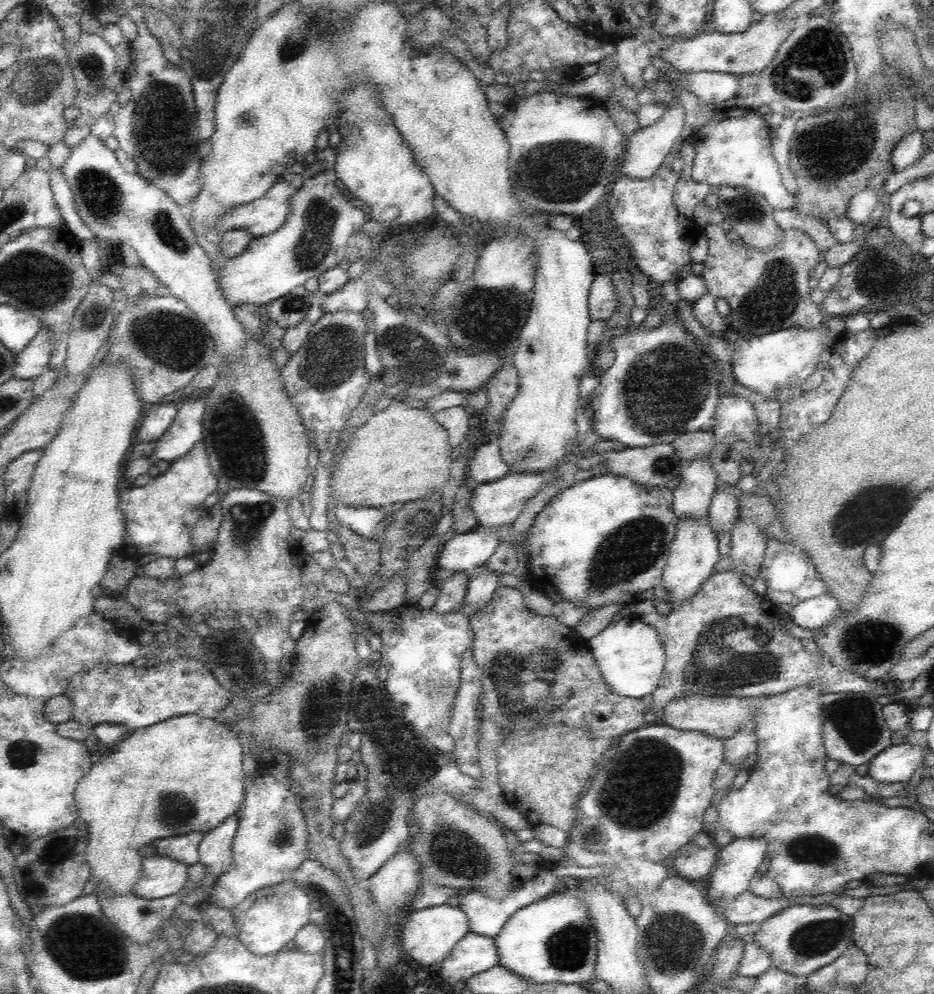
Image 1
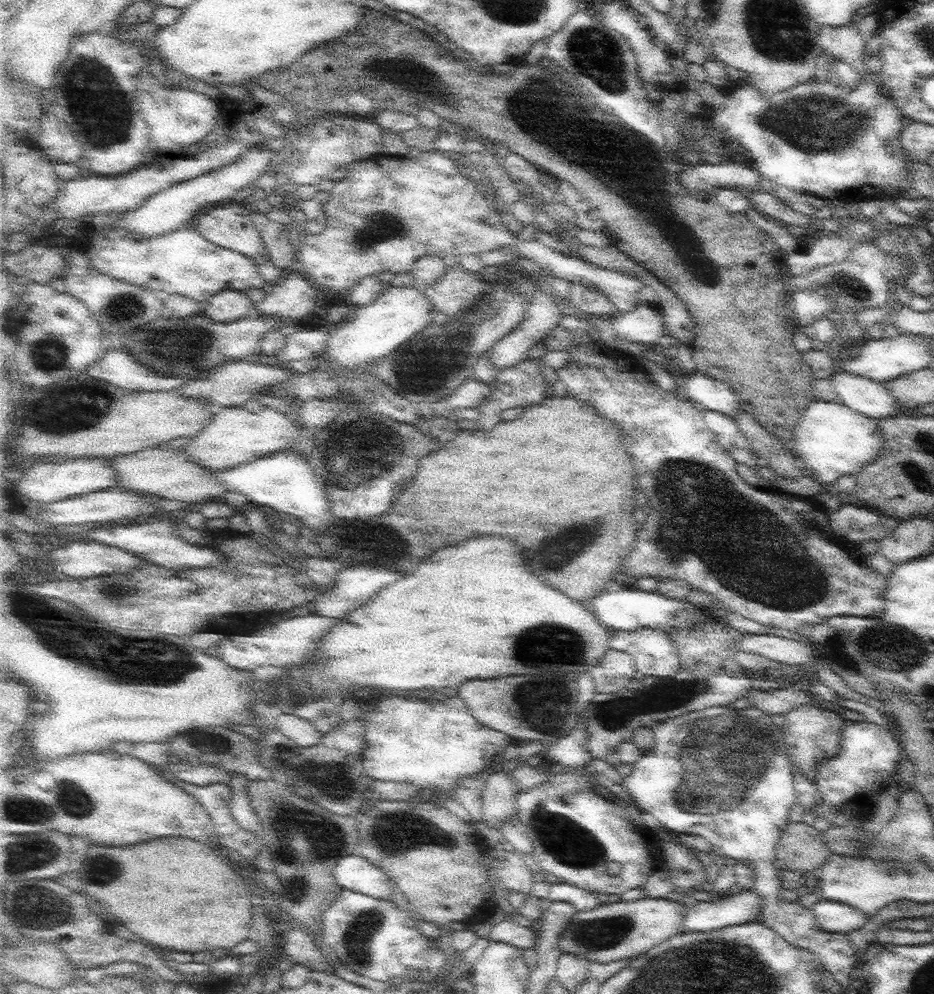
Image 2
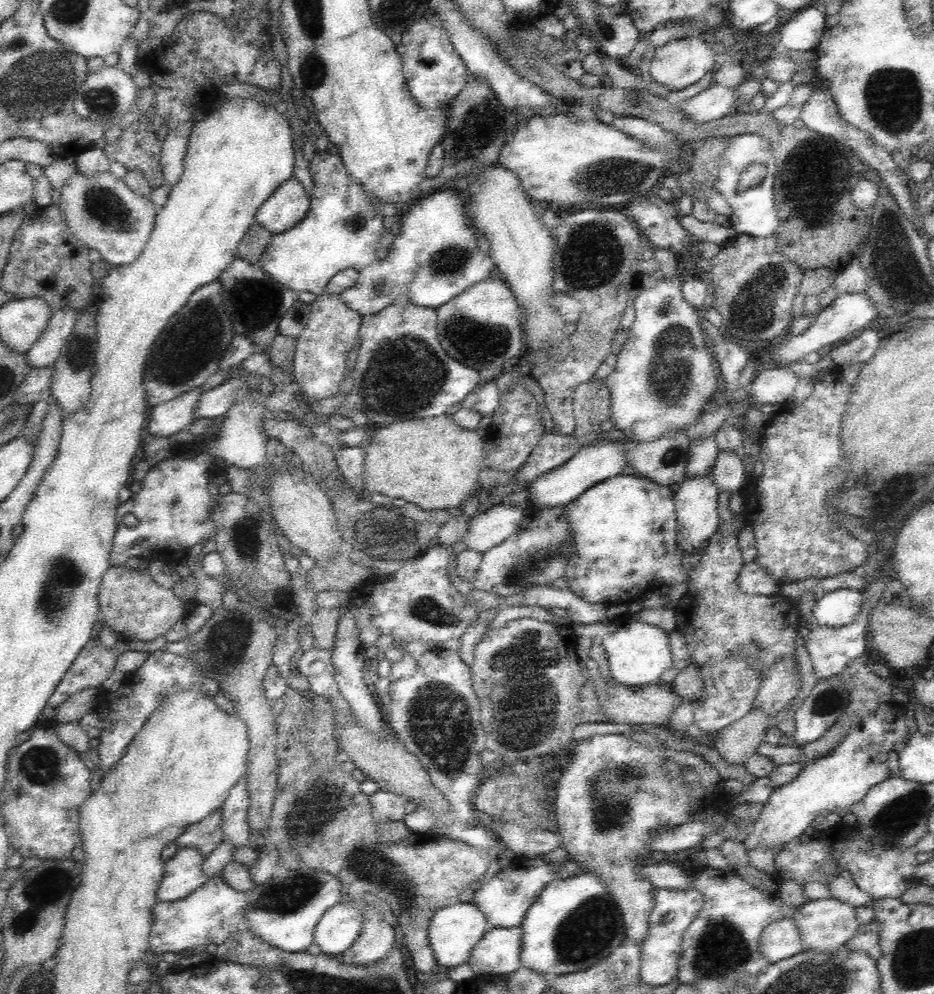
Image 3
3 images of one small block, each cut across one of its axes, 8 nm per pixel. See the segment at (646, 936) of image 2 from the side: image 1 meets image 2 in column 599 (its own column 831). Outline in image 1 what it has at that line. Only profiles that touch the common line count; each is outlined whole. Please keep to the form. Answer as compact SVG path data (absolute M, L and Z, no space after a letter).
M795 904L757 925L750 939L768 952L772 960L771 967L794 978L807 978L822 966L834 962L849 948L853 941L853 919L842 915L829 904L818 907Z

